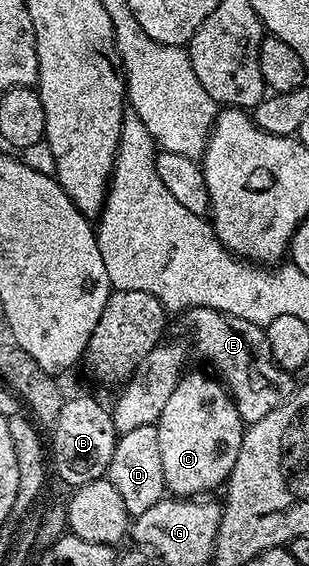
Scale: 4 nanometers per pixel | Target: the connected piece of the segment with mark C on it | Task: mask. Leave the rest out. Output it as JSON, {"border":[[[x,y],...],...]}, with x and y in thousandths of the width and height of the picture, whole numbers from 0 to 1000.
{"border":[[[602,655],[544,705],[528,731],[515,731],[505,753],[537,864],[573,880],[638,880],[686,871],[676,869],[686,862],[712,864],[738,850],[761,809],[773,809],[799,749],[780,742],[764,708],[712,670],[686,671],[650,657]]]}

